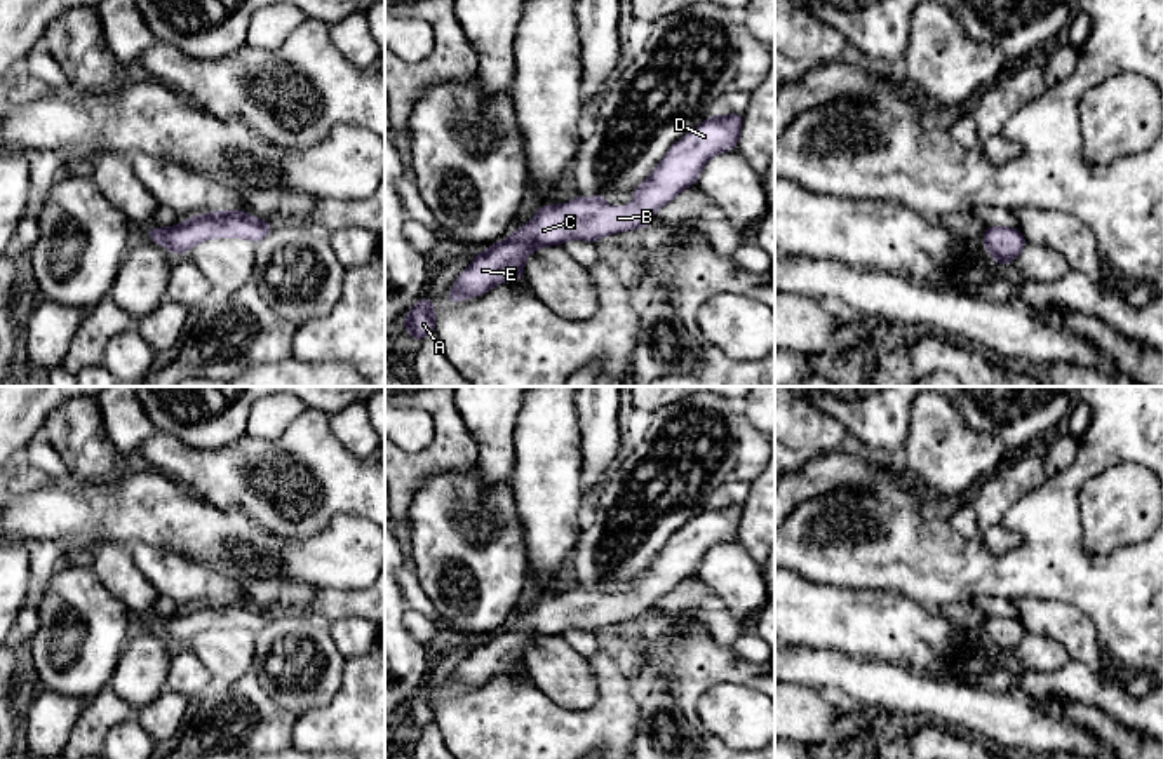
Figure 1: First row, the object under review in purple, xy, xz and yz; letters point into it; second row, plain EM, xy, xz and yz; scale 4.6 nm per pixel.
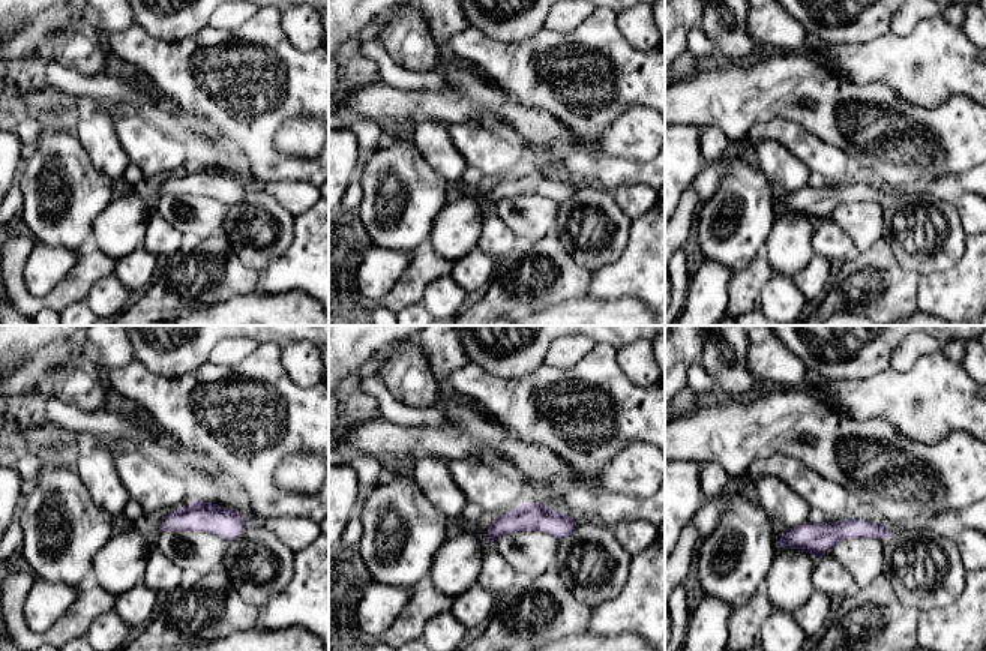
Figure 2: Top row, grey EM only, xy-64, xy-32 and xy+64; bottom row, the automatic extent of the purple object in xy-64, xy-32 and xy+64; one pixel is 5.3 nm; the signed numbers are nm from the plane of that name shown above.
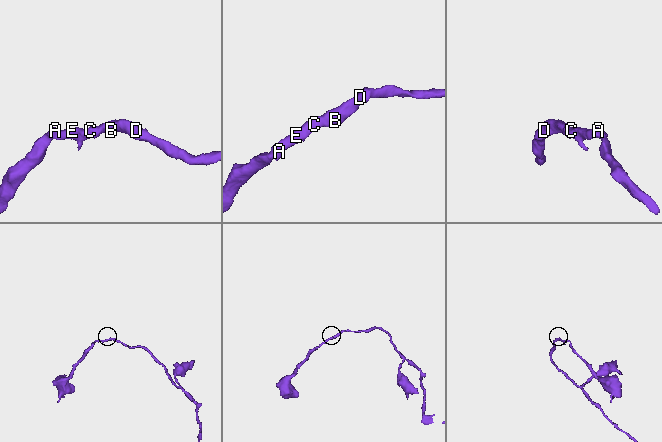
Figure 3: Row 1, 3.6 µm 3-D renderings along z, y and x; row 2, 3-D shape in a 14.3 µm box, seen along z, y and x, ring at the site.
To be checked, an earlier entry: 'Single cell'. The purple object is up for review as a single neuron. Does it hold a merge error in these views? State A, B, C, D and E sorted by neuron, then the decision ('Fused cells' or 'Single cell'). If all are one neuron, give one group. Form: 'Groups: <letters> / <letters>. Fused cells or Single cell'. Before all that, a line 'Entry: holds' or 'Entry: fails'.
Entry: holds
Groups: A B C D E. Single cell

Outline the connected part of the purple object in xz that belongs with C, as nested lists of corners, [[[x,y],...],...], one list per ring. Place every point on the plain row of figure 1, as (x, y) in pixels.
[[[733,501],[728,507],[712,505],[674,533],[653,564],[632,581],[634,595],[604,597],[606,581],[592,588],[578,585],[561,595],[541,595],[514,625],[475,646],[458,665],[446,693],[460,693],[496,674],[521,670],[526,646],[538,637],[562,635],[569,628],[597,632],[604,625],[646,620],[656,599],[696,574],[710,547],[736,538],[742,510],[743,505]]]

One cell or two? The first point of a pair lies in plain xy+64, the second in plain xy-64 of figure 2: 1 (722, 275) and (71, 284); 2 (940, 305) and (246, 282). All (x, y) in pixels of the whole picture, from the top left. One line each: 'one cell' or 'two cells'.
1: two cells
2: two cells

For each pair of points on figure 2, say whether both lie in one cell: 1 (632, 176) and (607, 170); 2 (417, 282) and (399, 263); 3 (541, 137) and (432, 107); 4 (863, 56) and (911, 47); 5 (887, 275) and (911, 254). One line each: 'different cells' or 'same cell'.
1: same cell
2: different cells
3: same cell
4: same cell
5: different cells

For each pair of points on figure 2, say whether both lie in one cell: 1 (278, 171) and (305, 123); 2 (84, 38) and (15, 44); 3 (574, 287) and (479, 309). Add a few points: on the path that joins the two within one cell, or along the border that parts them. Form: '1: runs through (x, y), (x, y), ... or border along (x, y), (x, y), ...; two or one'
1: border along (284, 120), (275, 146), (291, 155), (312, 156); two
2: border along (80, 20), (63, 27), (47, 47); two
3: runs through (550, 291), (532, 305), (503, 305); one

